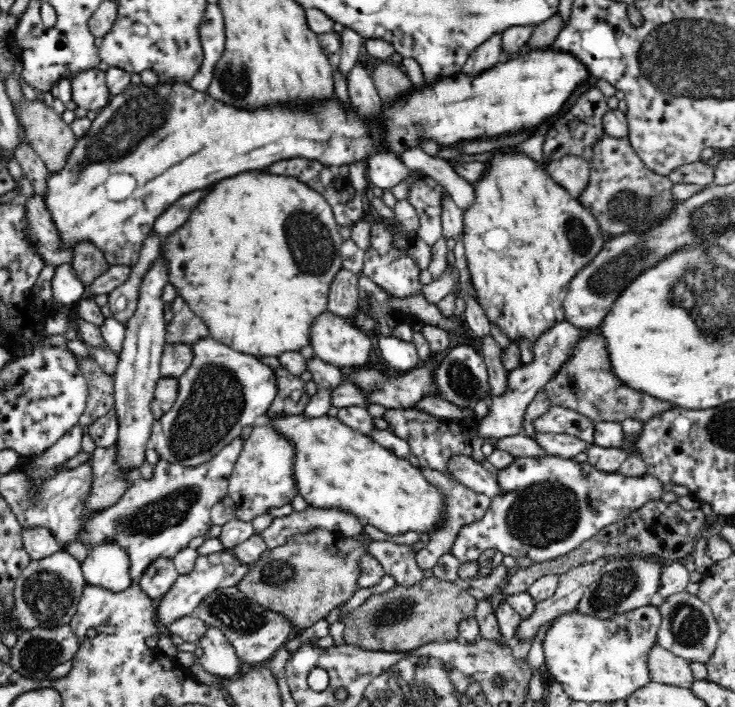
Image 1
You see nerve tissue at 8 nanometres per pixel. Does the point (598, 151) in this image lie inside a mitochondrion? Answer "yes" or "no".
no

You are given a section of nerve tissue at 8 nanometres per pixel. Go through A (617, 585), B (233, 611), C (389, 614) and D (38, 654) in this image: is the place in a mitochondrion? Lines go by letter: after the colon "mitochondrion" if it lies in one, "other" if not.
A: mitochondrion
B: mitochondrion
C: mitochondrion
D: mitochondrion

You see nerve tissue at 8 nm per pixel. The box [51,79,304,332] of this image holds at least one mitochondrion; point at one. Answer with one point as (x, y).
(140, 118)

